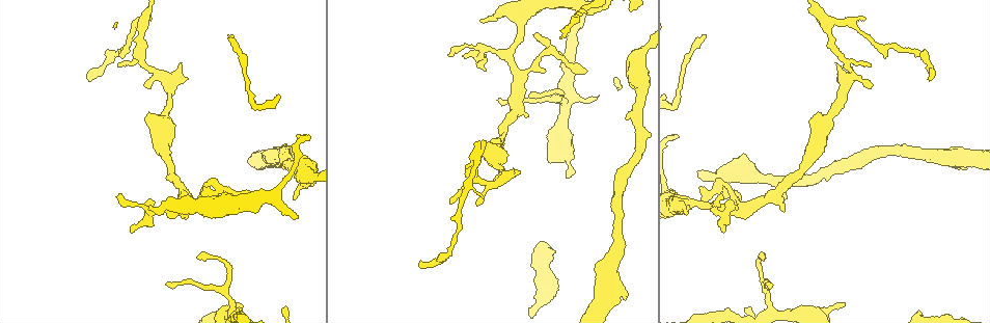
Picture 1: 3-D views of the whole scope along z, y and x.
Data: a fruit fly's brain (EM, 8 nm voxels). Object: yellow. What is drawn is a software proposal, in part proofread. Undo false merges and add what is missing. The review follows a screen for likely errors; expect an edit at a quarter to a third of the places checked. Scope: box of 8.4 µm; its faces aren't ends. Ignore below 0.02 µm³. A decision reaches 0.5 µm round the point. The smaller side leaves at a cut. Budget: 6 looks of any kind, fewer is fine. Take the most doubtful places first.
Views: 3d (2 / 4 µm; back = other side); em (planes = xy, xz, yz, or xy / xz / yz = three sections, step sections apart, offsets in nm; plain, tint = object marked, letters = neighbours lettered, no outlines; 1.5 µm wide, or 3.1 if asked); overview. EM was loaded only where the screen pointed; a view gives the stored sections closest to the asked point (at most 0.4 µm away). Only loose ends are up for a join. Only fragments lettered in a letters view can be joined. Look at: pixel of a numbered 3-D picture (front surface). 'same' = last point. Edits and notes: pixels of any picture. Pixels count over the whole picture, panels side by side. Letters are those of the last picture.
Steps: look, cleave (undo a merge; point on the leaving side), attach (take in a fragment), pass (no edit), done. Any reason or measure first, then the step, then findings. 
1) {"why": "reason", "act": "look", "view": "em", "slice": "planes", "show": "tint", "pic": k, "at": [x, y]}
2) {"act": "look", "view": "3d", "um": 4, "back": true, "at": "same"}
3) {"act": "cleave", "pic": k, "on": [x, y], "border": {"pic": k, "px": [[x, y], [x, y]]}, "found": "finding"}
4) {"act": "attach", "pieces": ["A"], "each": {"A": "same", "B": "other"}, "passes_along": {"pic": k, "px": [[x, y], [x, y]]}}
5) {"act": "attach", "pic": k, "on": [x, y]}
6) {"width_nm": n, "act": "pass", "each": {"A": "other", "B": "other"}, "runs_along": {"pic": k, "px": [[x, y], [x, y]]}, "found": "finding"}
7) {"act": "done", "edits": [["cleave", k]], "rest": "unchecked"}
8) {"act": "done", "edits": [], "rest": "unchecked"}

{"why": "free end", "act": "look", "view": "3d", "um": 4, "pic": 1, "at": [544, 70]}

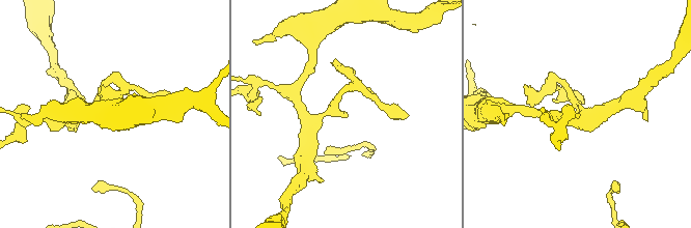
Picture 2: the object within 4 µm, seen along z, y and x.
{"why": "need the tissue", "act": "look", "view": "em", "slice": "planes", "show": "plain", "pic": 2, "at": [345, 112]}

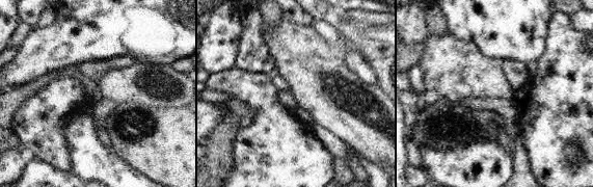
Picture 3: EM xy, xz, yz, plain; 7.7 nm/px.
{"why": "see the neighbours", "act": "look", "view": "em", "slice": "planes", "show": "letters", "at": "same"}

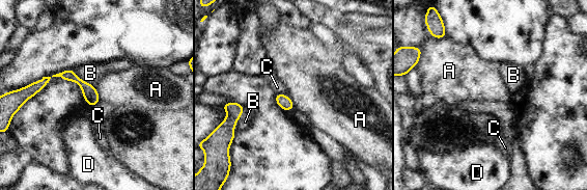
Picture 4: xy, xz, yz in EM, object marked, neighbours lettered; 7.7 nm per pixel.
{"act": "pass", "each": {"A": "other", "B": "other", "C": "other", "D": "other"}, "runs_along": {"pic": 4, "px": [[33, 89], [52, 76], [70, 75], [96, 99]]}, "found": "no lettered fragment goes on from it"}

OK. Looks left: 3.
{"why": "long arm stops here", "act": "look", "view": "em", "slice": "yz", "step": 4, "show": "plain", "pic": 1, "at": [87, 76]}

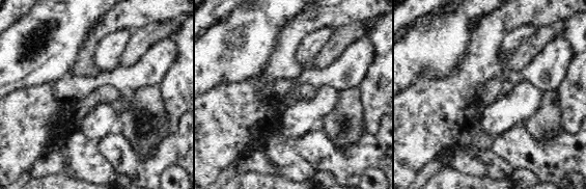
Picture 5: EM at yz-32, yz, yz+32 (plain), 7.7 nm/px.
{"why": "see the neighbours", "act": "look", "view": "em", "slice": "yz", "step": 4, "show": "letters", "at": "same"}

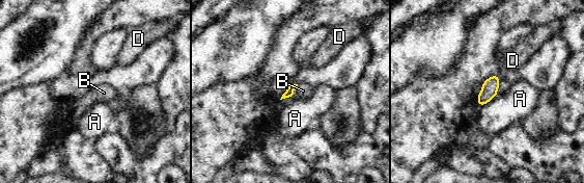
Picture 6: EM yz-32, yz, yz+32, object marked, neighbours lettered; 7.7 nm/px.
{"act": "pass", "each": {"A": "other", "B": "other", "D": "other"}, "border": {"pic": 6, "px": [[298, 84], [290, 96], [280, 100]]}, "found": "none of them fits"}

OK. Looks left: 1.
{"why": "free end", "act": "look", "view": "em", "slice": "planes", "show": "letters", "pic": 1, "at": [628, 117]}

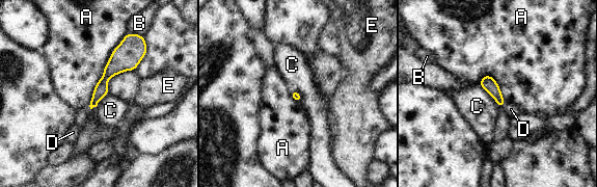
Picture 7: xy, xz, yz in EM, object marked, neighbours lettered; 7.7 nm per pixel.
{"act": "pass", "each": {"A": "other", "B": "other", "C": "other", "D": "other", "E": "other"}, "runs_along": {"pic": 7, "px": [[131, 43], [92, 104]]}, "found": "none of them fits"}

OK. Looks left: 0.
{"act": "done", "edits": [], "rest": "unchecked"}

